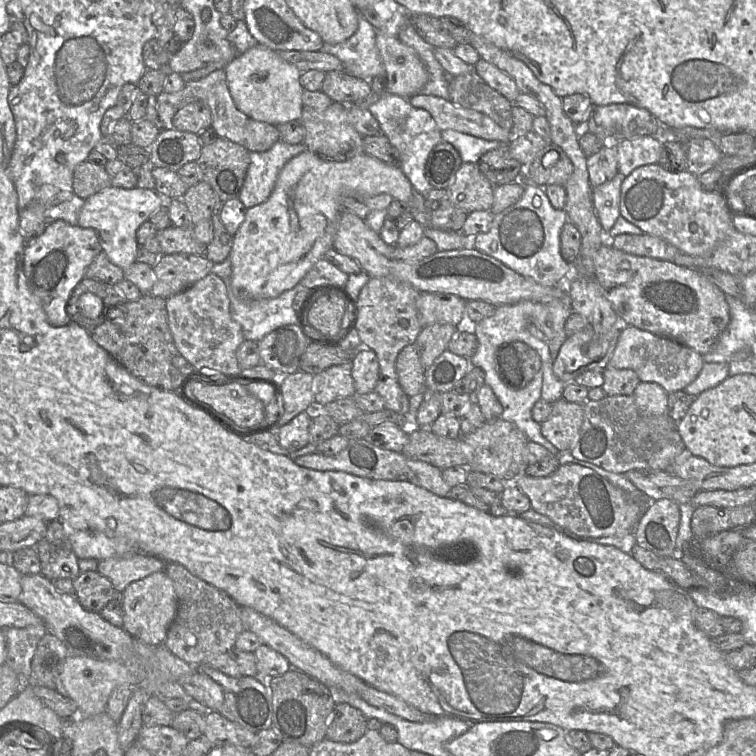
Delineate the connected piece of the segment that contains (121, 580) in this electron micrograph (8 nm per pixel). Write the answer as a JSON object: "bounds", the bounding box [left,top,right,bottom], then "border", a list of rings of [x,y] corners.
{"bounds":[97,554,166,593],"border":[[[136,554],[101,560],[97,571],[111,581],[116,591],[123,593],[130,583],[164,571],[165,567],[166,562],[157,557]]]}

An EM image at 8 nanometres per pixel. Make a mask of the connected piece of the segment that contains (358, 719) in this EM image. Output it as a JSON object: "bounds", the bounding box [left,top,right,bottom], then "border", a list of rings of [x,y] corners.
{"bounds":[326,703,368,743],"border":[[[337,703],[329,720],[326,738],[336,742],[352,743],[367,731],[368,719],[348,703]]]}

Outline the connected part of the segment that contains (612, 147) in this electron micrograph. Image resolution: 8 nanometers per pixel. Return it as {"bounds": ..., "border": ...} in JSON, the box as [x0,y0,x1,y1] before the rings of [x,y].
{"bounds":[587,141,618,188],"border":[[[605,141],[605,146],[587,158],[587,168],[592,188],[612,180],[618,173],[616,142]]]}

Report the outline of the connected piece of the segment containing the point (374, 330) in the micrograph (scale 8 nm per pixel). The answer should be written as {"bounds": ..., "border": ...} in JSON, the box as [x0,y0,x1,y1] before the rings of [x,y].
{"bounds":[356,277,422,414],"border":[[[370,277],[356,300],[358,319],[356,328],[363,347],[373,350],[379,362],[379,378],[375,389],[385,403],[384,409],[400,414],[409,413],[409,397],[401,388],[396,372],[396,359],[407,345],[414,344],[422,329],[416,310],[418,290],[412,286],[386,277]]]}

